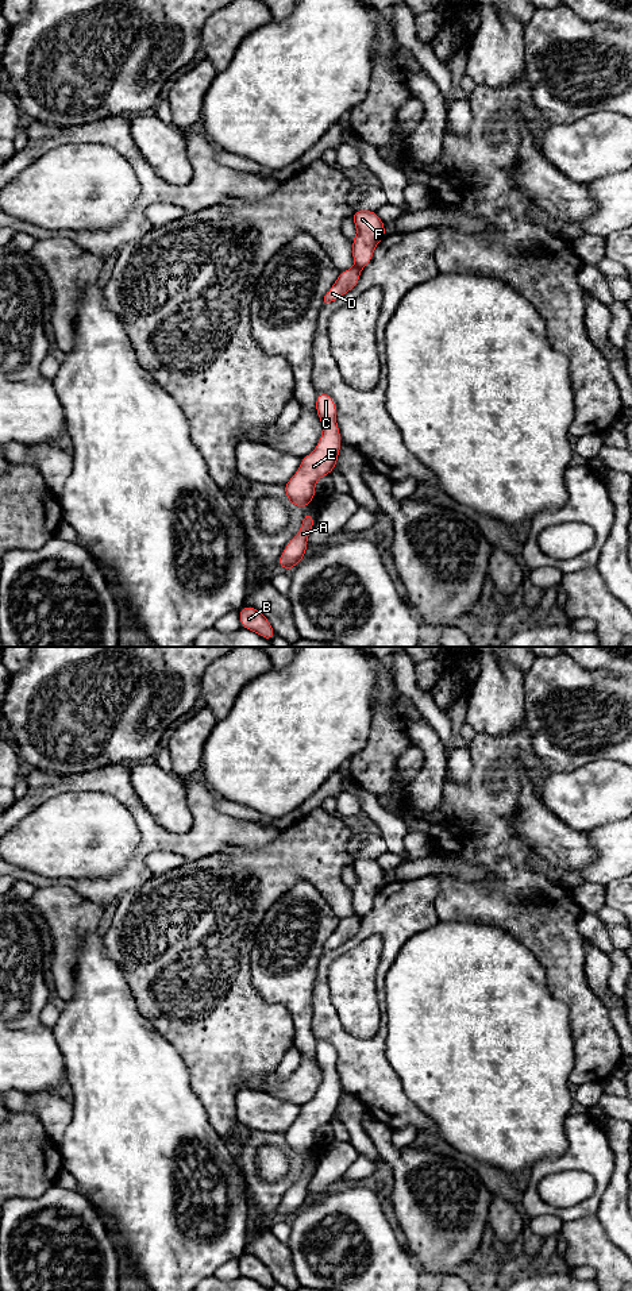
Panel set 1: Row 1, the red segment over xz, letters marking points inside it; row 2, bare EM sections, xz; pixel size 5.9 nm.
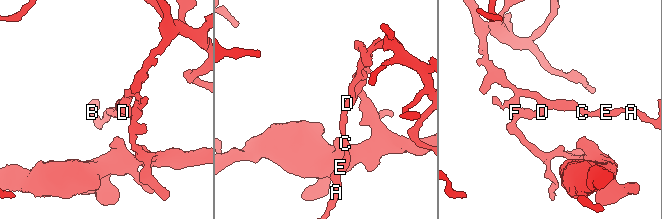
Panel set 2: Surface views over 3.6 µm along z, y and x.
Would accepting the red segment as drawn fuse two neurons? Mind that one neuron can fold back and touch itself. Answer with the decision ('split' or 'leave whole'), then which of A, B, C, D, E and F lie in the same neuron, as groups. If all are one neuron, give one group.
split; groups A B C D E / F

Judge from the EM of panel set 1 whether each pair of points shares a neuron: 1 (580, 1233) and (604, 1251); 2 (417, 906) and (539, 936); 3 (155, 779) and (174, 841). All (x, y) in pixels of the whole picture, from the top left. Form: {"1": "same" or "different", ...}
{"1": "same", "2": "different", "3": "different"}

